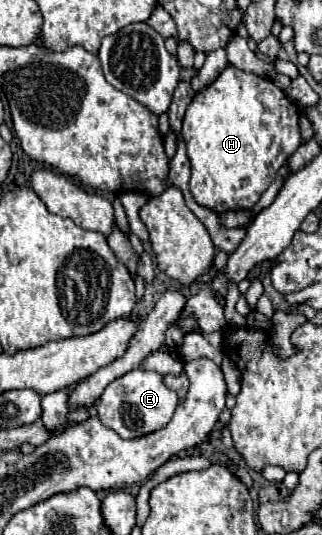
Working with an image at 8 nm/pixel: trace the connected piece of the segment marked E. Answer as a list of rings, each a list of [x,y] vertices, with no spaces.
[[[135,369],[115,379],[111,385],[107,385],[103,395],[97,399],[95,409],[103,425],[113,429],[123,439],[133,439],[163,429],[171,421],[177,403],[179,397],[177,393],[173,393],[173,389],[165,385],[163,375],[149,373],[145,369]]]

